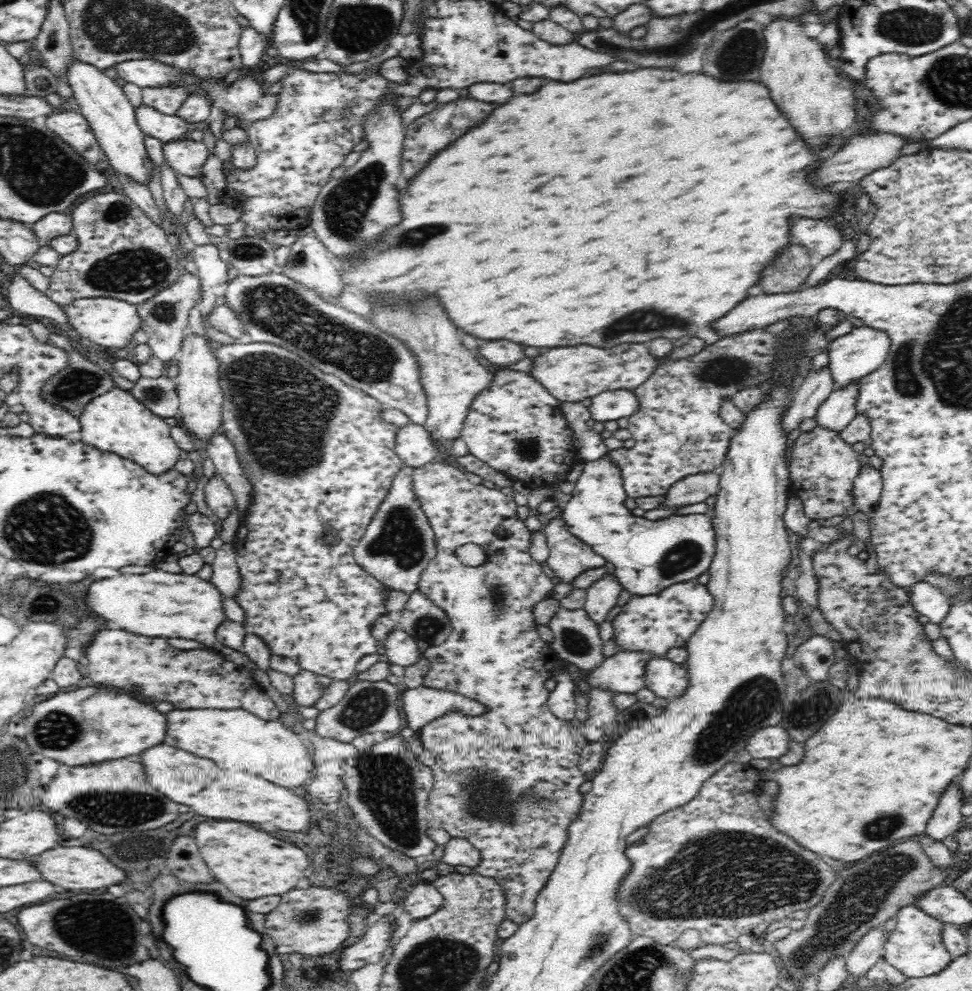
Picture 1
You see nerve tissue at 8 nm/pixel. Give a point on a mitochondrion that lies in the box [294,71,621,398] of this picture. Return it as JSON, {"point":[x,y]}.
{"point":[345,207]}

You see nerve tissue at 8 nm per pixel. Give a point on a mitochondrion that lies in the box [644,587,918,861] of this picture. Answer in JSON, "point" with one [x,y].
{"point":[745,710]}

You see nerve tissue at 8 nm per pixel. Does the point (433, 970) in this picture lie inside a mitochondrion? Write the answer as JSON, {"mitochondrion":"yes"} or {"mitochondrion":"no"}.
{"mitochondrion":"yes"}

